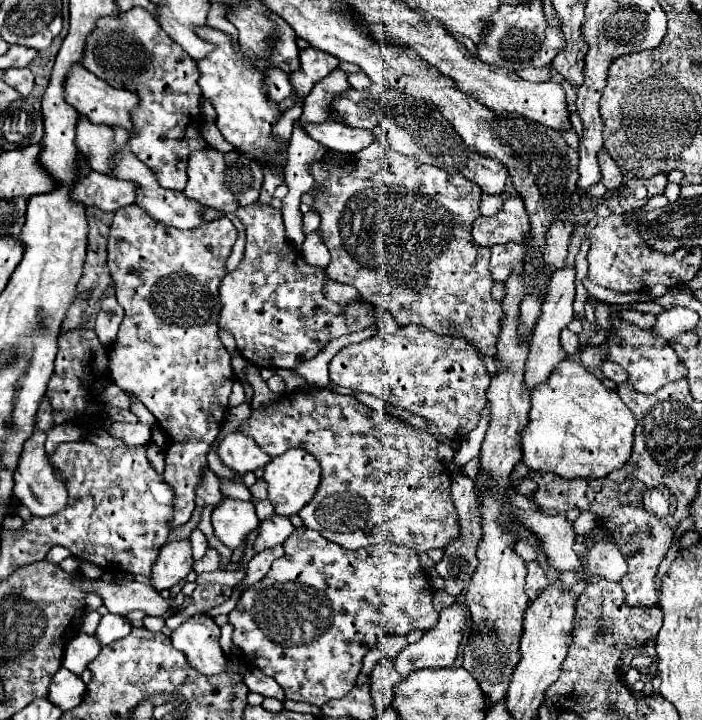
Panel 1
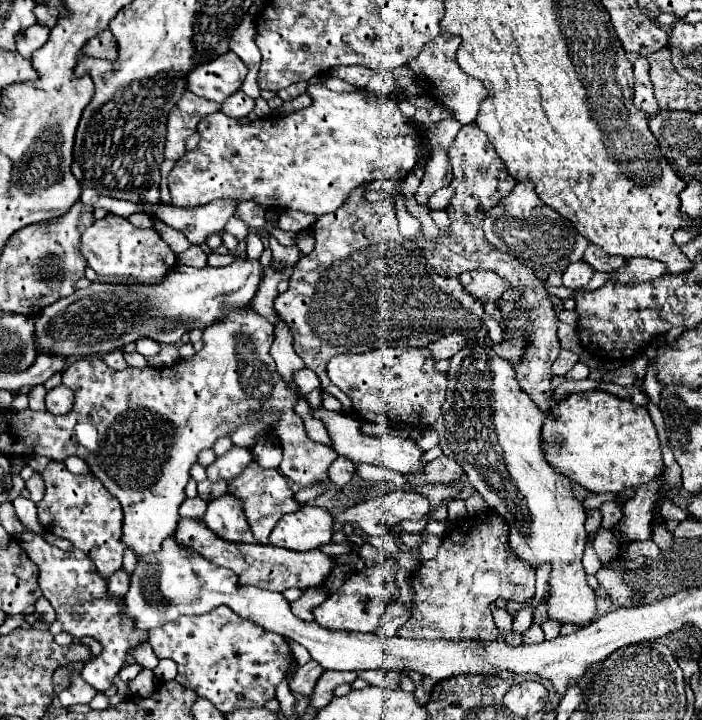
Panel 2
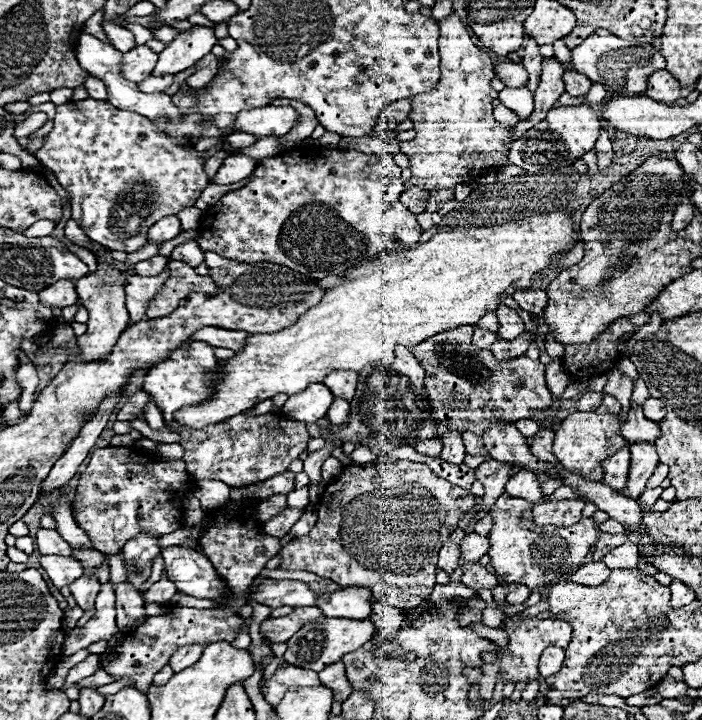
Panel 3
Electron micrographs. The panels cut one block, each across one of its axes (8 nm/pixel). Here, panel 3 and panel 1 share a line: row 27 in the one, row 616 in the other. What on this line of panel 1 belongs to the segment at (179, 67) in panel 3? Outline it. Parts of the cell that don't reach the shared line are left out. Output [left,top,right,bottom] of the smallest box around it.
[170,614,228,674]

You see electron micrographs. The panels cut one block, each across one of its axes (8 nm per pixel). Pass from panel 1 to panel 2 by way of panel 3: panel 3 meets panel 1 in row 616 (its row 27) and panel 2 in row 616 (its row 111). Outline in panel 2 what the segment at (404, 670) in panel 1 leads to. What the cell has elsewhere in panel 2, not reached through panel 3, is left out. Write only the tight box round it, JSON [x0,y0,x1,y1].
[398,510,536,640]

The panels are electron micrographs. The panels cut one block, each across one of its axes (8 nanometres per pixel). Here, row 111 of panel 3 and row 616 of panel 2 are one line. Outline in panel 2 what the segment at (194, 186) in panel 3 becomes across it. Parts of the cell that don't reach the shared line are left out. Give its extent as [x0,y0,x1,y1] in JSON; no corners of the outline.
[18,534,146,692]

